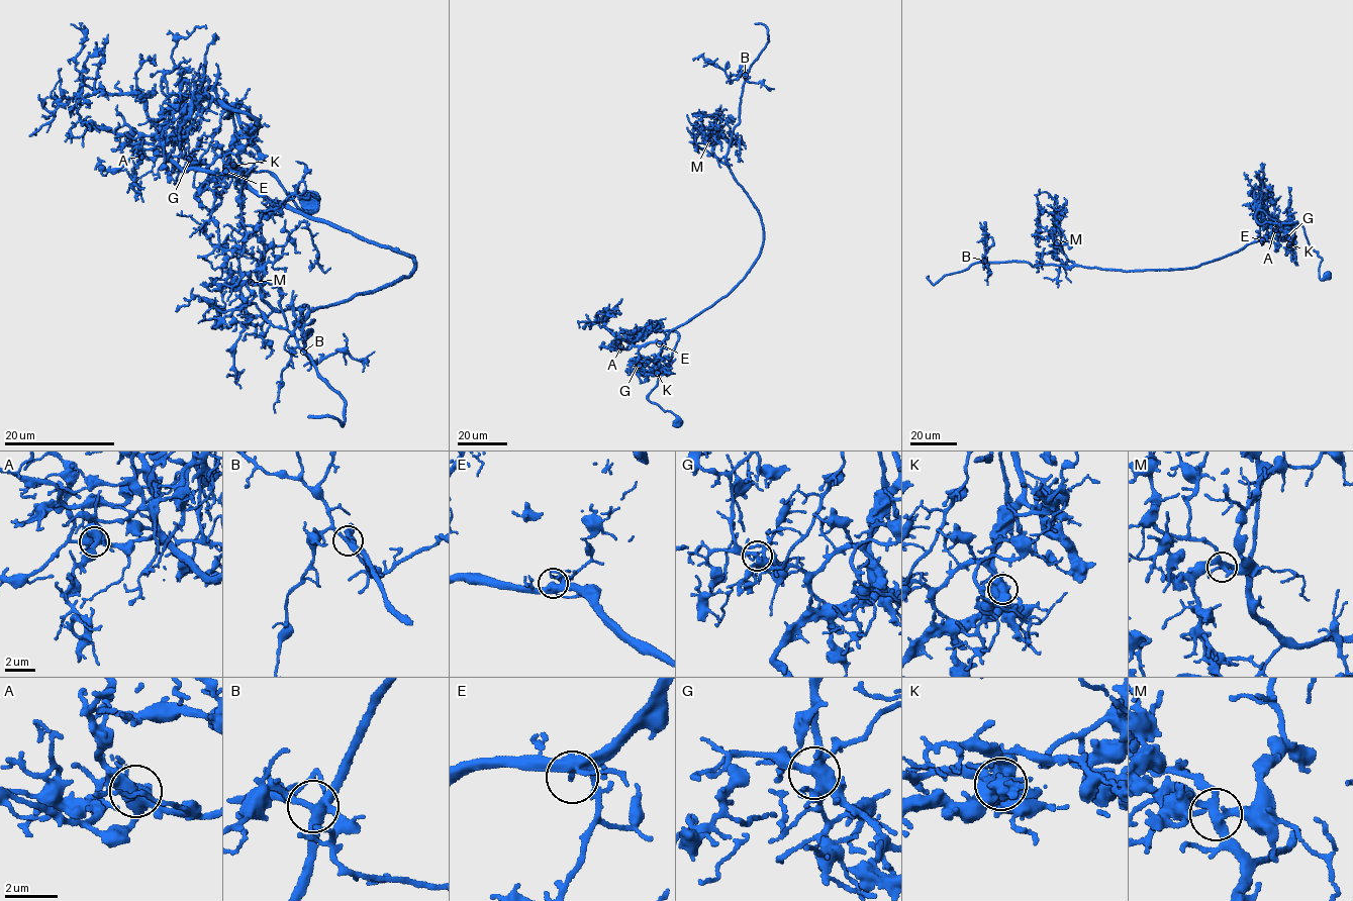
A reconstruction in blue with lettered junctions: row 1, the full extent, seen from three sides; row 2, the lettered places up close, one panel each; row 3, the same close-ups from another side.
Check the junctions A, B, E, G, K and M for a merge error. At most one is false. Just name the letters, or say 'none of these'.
K

